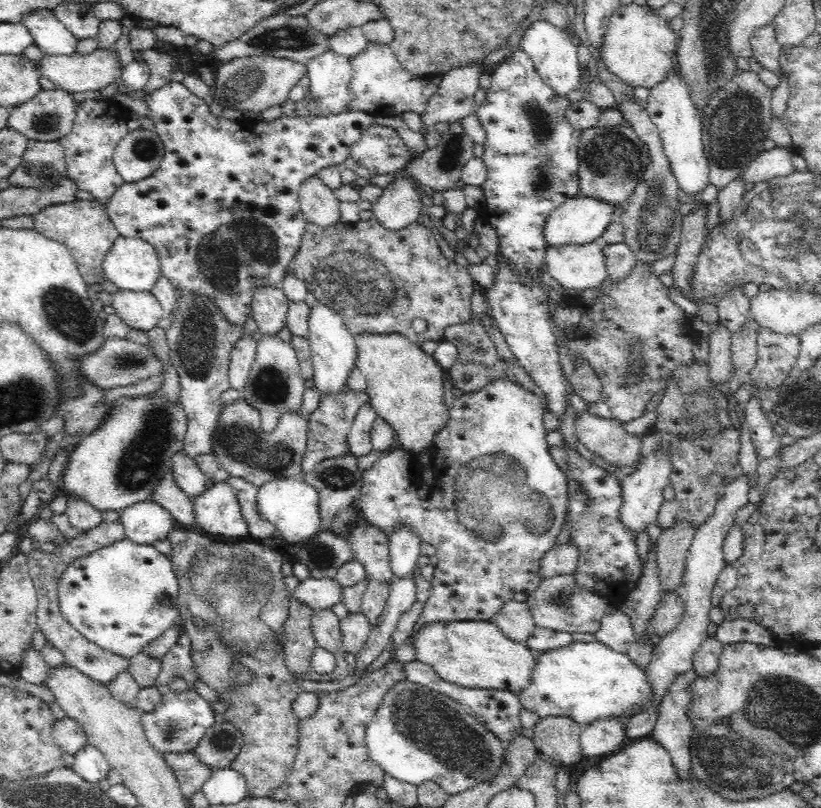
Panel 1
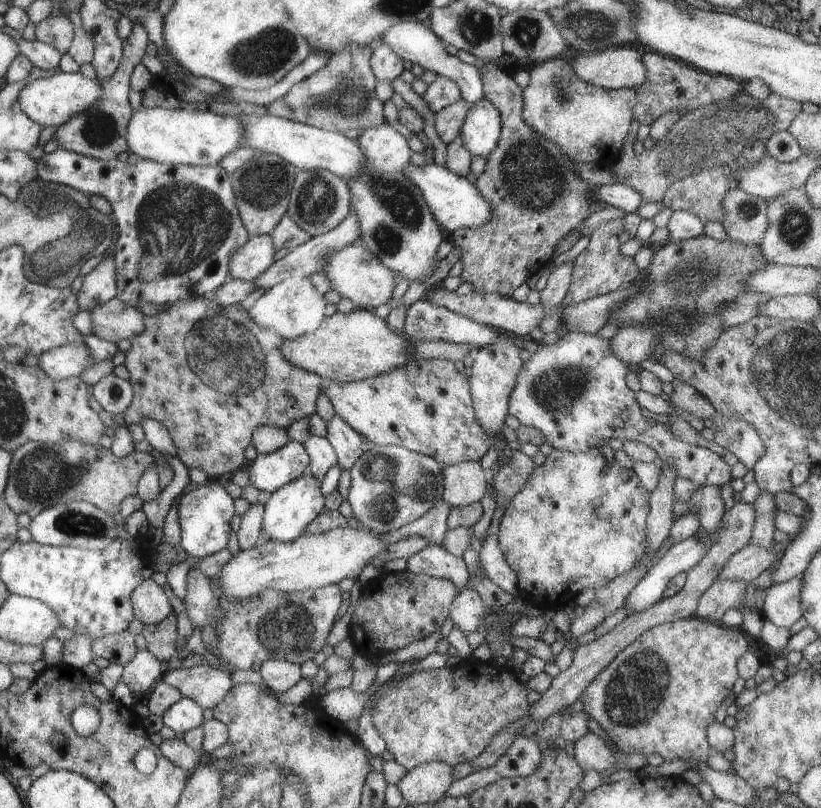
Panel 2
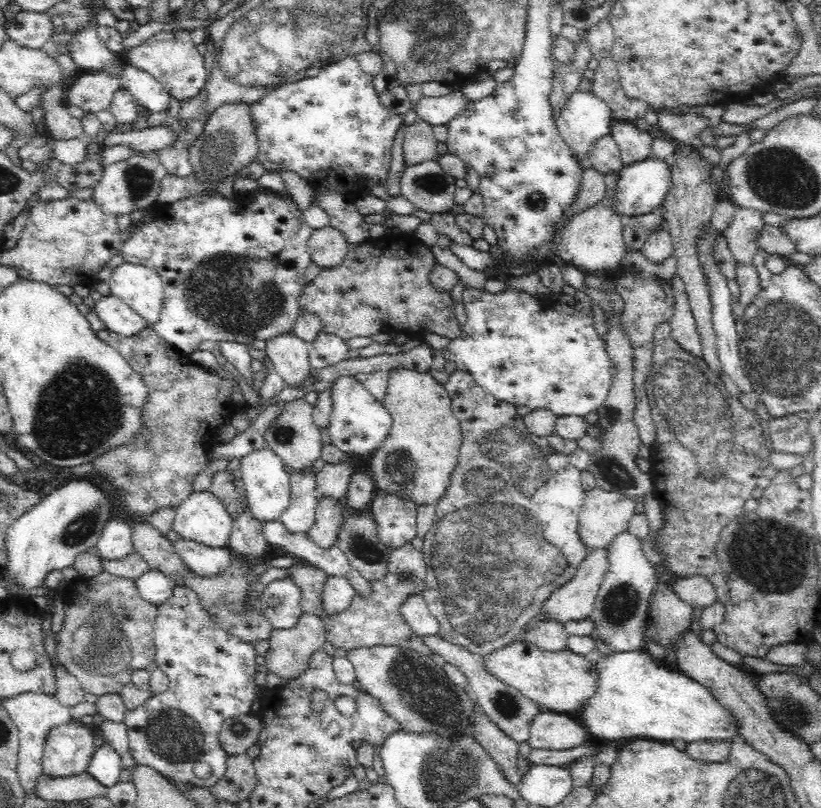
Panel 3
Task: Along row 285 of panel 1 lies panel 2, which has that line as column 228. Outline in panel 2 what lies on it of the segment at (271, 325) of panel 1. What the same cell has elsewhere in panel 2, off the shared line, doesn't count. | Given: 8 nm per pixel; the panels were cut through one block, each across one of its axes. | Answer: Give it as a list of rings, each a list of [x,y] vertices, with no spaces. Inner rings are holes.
[[[269,235],[252,236],[229,258],[229,276],[241,282],[253,281],[273,262],[275,246]]]

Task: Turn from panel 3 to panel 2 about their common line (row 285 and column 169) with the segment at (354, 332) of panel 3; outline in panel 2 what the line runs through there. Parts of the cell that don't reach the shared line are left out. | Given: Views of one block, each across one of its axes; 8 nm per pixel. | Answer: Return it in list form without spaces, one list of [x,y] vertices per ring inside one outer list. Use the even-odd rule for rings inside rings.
[[[208,295],[197,298],[189,298],[188,301],[175,301],[168,306],[161,305],[160,313],[154,316],[145,316],[145,330],[130,339],[131,346],[125,352],[124,366],[130,373],[130,382],[133,385],[133,404],[124,412],[124,420],[129,424],[140,423],[143,419],[155,420],[159,424],[165,426],[165,430],[171,436],[171,442],[175,444],[177,450],[176,456],[183,462],[187,469],[199,468],[203,470],[210,480],[222,480],[225,478],[223,472],[233,472],[237,468],[243,468],[243,448],[251,442],[249,434],[259,426],[275,426],[275,428],[287,428],[293,422],[301,420],[301,418],[308,418],[316,409],[316,398],[320,395],[321,387],[323,386],[323,379],[316,374],[305,372],[293,364],[289,364],[283,354],[281,354],[280,347],[283,339],[277,336],[275,332],[271,332],[269,328],[263,328],[259,324],[255,324],[245,306],[247,303],[235,303],[231,306],[219,306],[215,300],[211,300]]]

